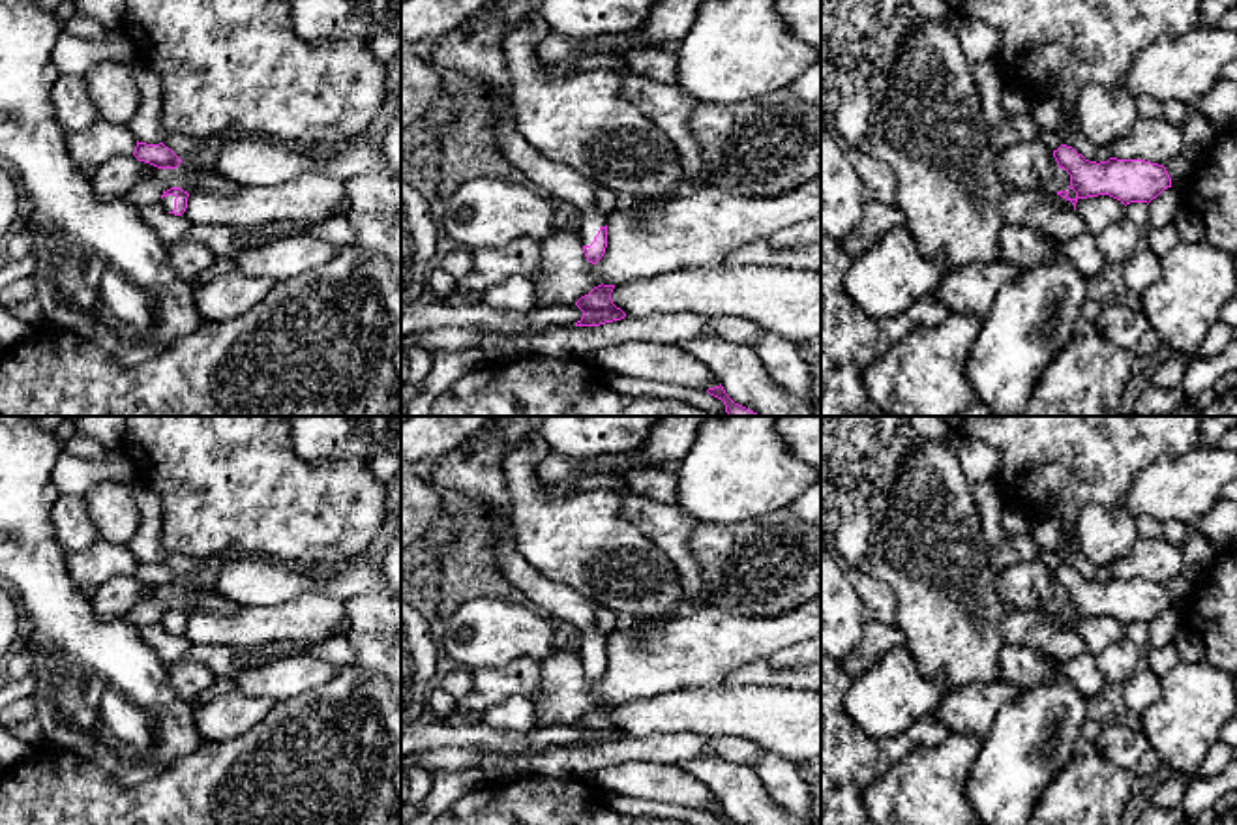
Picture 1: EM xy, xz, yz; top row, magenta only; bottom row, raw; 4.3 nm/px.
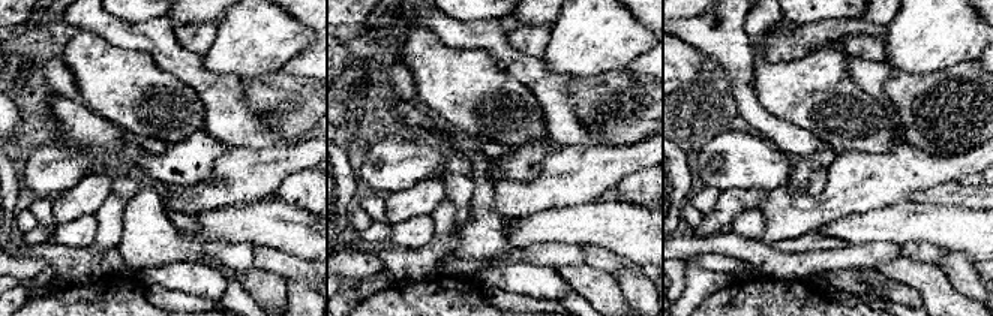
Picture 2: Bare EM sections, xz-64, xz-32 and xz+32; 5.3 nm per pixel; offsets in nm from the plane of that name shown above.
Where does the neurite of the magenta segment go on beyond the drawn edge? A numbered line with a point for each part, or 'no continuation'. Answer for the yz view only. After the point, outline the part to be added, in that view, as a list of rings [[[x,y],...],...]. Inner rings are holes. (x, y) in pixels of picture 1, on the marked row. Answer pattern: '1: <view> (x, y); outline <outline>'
1: yz (1014, 205); outline [[[1006,189],[1001,199],[1001,214],[1006,225],[1025,225],[1025,216],[1035,204],[1048,204],[1063,210],[1074,210],[1074,204],[1061,195],[1040,189],[1040,191],[1021,191]]]

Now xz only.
1: xz (555, 180); outline [[[514,120],[495,122],[495,146],[521,180],[538,188],[545,197],[566,201],[581,212],[579,234],[590,246],[607,218],[596,210],[598,186],[583,174],[538,154],[515,129]]]

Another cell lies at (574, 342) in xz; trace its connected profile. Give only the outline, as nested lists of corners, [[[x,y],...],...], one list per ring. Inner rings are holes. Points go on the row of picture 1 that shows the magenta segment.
[[[656,313],[650,317],[630,317],[600,326],[549,326],[534,332],[530,354],[589,360],[604,347],[650,341],[680,343],[686,339],[716,336],[710,319],[699,313]]]

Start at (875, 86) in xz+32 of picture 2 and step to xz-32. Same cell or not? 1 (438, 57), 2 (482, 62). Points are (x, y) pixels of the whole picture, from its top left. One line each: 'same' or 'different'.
1: different
2: different

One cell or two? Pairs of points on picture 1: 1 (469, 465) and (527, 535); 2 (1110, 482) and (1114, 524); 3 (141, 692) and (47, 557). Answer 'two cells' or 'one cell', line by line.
1: two cells
2: two cells
3: one cell

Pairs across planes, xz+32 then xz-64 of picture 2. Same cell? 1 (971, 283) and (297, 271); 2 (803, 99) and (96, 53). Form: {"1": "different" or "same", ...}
{"1": "different", "2": "same"}

